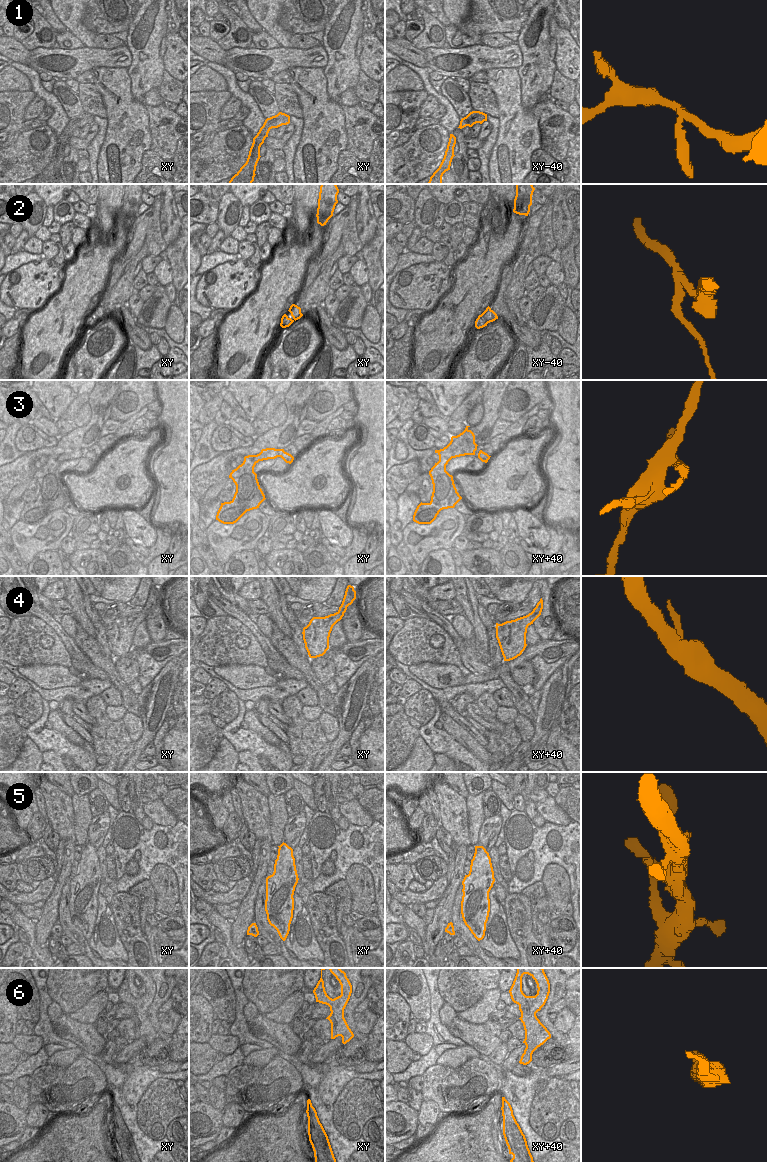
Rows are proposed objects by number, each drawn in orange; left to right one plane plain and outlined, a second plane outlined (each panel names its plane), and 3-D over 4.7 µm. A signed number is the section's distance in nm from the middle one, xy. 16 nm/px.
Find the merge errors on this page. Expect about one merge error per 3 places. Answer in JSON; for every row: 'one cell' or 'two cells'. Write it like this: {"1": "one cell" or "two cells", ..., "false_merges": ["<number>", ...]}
{"1": "one cell", "2": "two cells", "3": "two cells", "4": "one cell", "5": "one cell", "6": "one cell", "false_merges": ["2", "3"]}

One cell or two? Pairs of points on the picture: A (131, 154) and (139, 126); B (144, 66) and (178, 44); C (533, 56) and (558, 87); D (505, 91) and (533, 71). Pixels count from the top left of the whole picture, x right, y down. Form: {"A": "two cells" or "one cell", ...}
{"A": "one cell", "B": "two cells", "C": "two cells", "D": "two cells"}

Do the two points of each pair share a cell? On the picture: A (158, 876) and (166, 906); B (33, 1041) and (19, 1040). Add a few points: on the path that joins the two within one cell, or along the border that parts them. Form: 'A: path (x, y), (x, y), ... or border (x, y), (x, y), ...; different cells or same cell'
A: path (164, 883), (166, 899); same cell
B: path (30, 1041), (22, 1041); same cell

